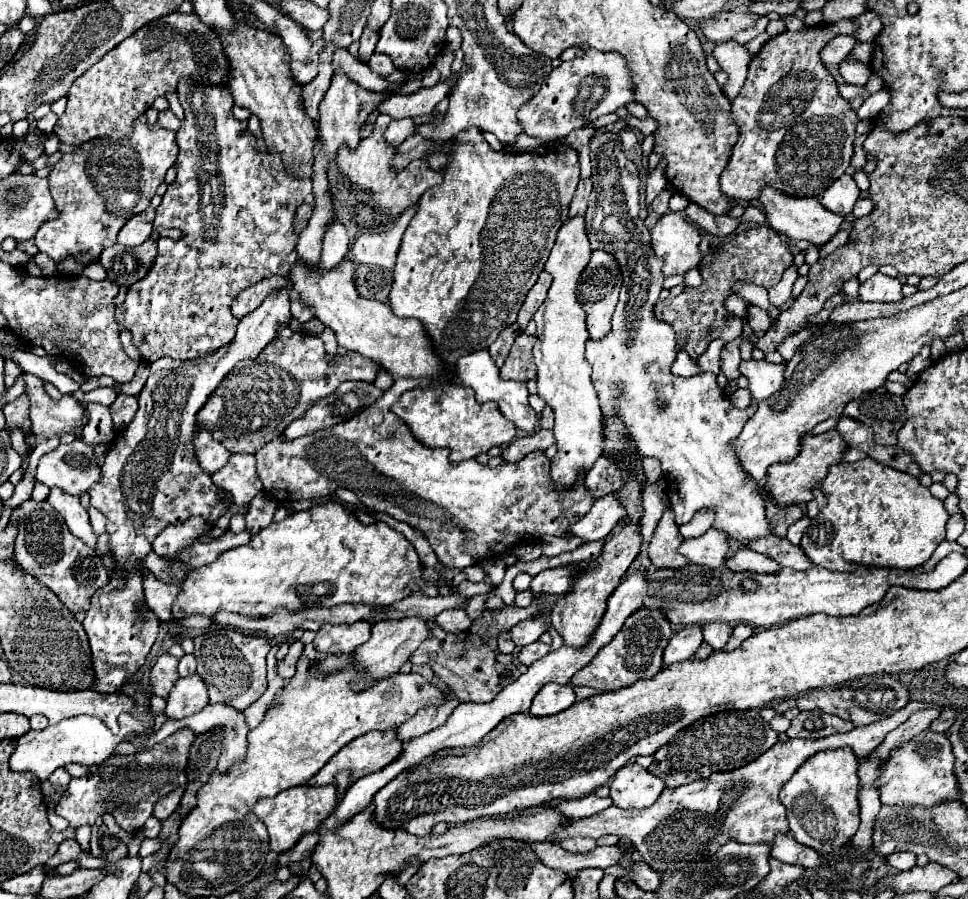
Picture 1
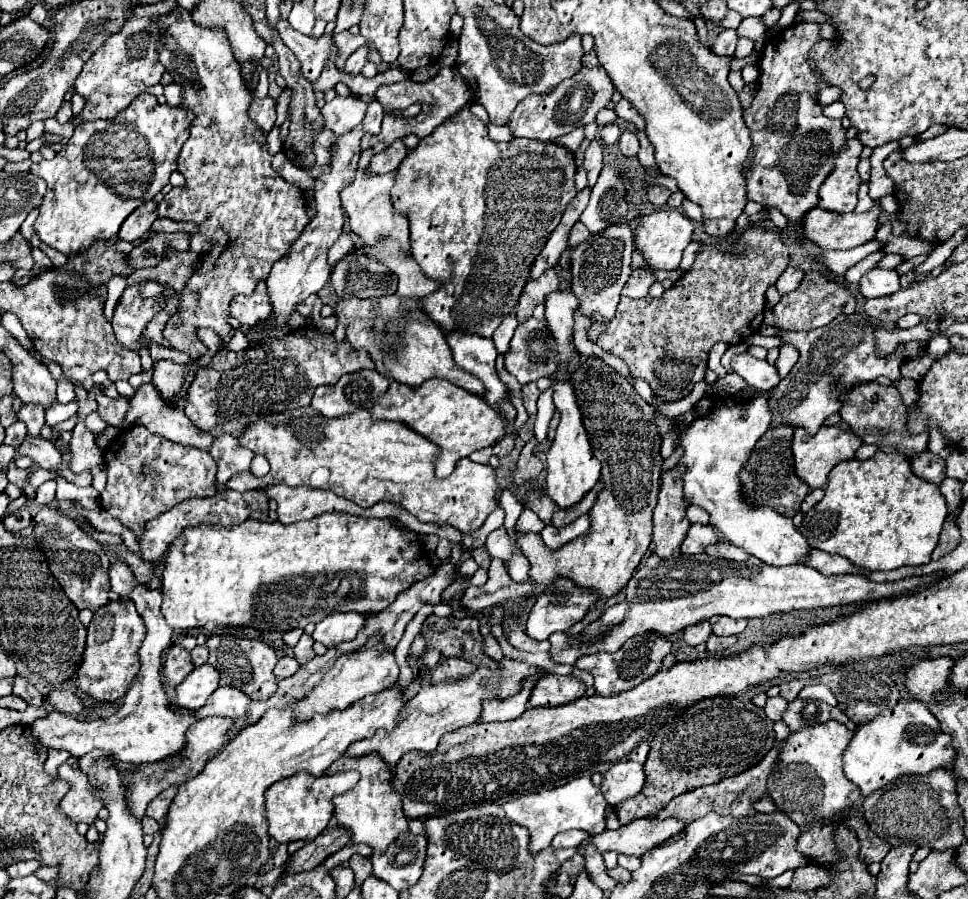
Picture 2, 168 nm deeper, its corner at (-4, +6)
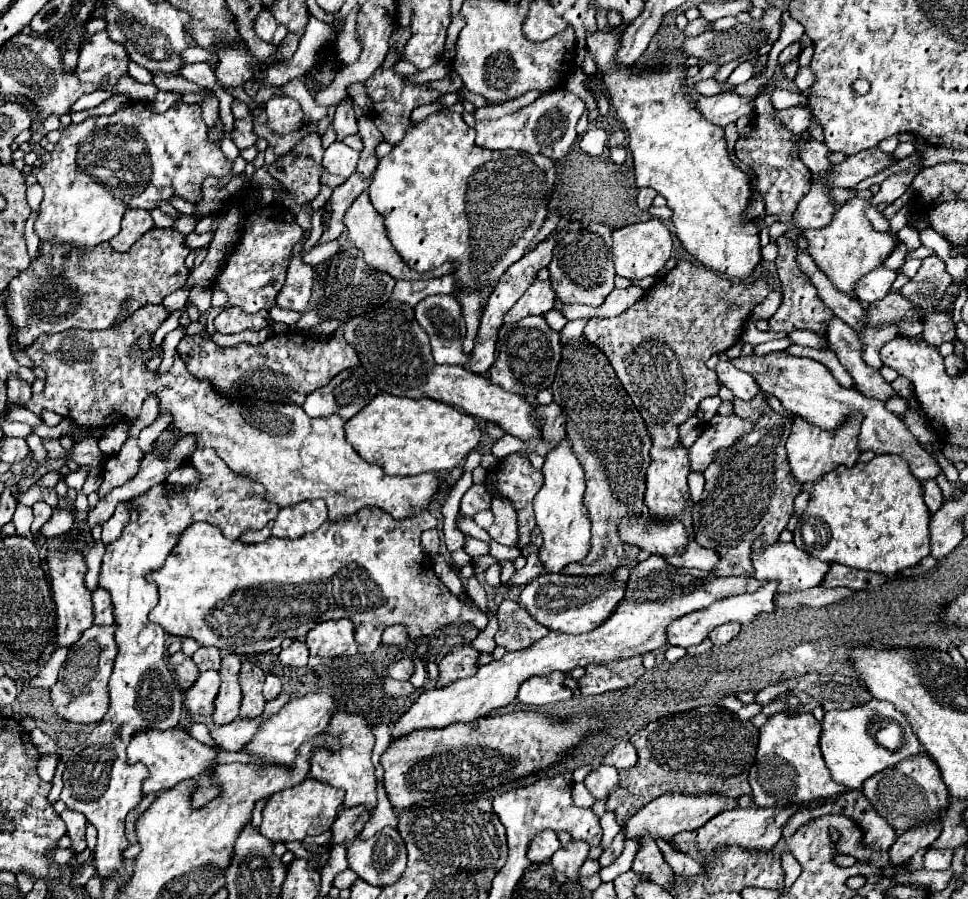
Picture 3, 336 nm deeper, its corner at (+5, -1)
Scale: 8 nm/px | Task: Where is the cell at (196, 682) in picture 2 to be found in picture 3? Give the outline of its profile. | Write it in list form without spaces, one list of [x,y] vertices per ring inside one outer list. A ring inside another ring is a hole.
[[[201,673],[195,685],[185,693],[185,705],[191,713],[211,715],[215,711],[215,695],[219,693],[219,673]]]

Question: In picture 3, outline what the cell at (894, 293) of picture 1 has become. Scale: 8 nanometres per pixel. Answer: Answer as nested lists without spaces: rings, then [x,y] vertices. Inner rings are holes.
[[[877,267],[875,271],[871,271],[869,275],[859,279],[859,283],[855,287],[855,295],[863,303],[881,301],[889,293],[891,283],[895,281],[895,277],[897,277],[895,271],[891,271],[887,267]]]

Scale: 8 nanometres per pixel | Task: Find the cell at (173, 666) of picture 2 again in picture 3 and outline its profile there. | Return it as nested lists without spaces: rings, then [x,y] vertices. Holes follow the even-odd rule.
[[[177,651],[175,655],[171,655],[169,657],[169,665],[171,665],[171,669],[177,675],[177,683],[179,683],[181,691],[187,691],[197,681],[197,677],[199,677],[197,665],[183,651]]]

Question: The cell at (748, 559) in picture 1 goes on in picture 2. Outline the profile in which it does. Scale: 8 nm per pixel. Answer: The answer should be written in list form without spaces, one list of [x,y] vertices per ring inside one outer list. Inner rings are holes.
[[[728,542],[712,544],[712,546],[706,550],[706,554],[714,556],[714,558],[724,558],[724,560],[736,560],[736,562],[742,562],[742,560],[748,558],[748,554],[746,554],[742,548],[738,548],[738,546],[734,546],[734,544],[728,544]]]

